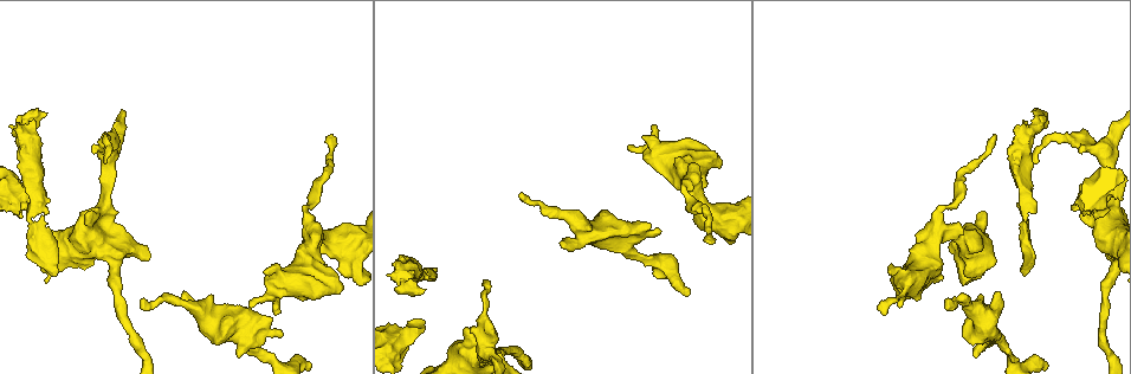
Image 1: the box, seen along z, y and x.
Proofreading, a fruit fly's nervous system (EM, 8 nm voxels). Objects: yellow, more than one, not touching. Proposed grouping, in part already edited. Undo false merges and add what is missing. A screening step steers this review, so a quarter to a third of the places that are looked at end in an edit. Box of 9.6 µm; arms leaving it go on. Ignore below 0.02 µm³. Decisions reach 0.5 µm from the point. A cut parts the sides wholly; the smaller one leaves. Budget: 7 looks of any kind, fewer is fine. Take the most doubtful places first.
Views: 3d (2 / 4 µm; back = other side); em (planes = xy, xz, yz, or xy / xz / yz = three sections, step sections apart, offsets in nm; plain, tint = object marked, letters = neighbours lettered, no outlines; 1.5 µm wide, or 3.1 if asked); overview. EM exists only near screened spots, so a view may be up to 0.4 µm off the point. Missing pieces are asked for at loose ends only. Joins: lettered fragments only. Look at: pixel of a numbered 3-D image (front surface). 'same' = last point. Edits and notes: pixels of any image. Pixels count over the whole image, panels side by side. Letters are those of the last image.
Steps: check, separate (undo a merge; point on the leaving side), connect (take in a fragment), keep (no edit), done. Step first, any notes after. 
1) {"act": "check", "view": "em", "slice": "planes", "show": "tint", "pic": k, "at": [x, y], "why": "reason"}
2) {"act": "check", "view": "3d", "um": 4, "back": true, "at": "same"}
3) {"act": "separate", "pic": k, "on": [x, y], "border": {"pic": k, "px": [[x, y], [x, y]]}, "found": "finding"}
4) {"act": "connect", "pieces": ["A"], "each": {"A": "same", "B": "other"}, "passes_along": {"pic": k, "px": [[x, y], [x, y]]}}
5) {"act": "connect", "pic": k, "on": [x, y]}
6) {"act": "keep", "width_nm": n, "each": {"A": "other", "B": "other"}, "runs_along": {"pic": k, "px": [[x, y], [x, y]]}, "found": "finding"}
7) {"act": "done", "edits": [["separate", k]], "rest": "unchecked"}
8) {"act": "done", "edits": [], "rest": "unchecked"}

{"act": "check", "view": "3d", "um": 4, "pic": 1, "at": [523, 196], "why": "free end"}

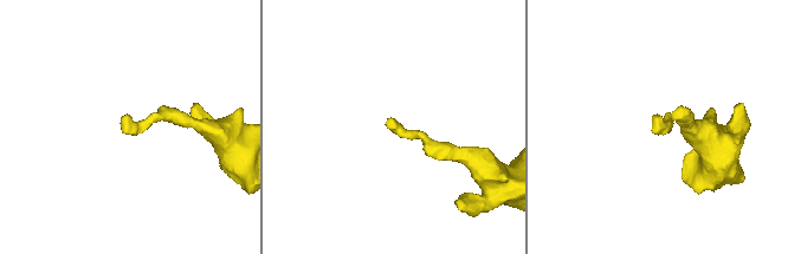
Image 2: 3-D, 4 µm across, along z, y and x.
{"act": "check", "view": "em", "slice": "yz", "step": 8, "show": "tint", "pic": 2, "at": [394, 123], "why": "now the EM"}

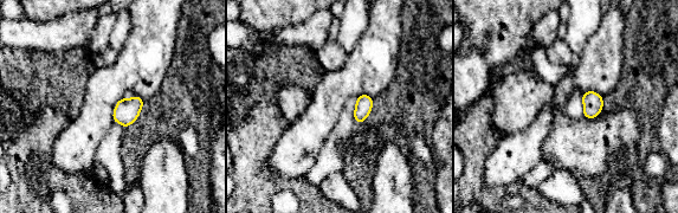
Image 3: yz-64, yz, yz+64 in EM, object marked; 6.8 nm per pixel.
{"act": "check", "view": "em", "slice": "planes", "show": "letters", "at": "same", "why": "another direction"}

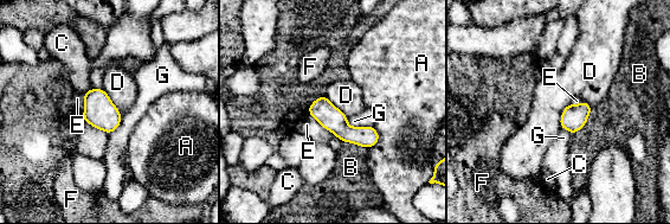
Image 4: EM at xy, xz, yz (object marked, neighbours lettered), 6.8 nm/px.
{"act": "keep", "each": {"A": "other", "B": "other", "C": "other", "D": "other", "E": "other", "F": "other", "G": "other"}, "runs_along": {"pic": 4, "px": [[311, 109], [375, 139]]}, "found": "none of them fits"}

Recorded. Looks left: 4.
{"act": "check", "view": "3d", "um": 2, "pic": 1, "at": [1036, 163]}

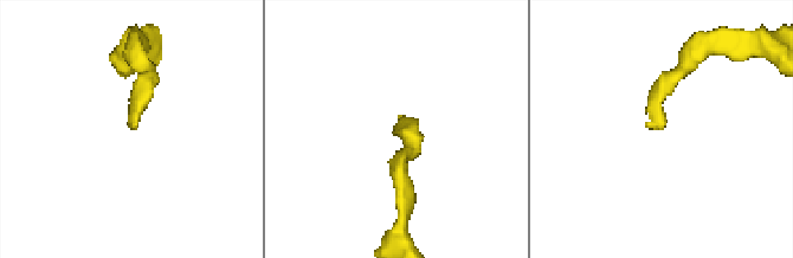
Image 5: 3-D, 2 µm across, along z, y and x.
{"act": "check", "view": "em", "slice": "planes", "show": "letters", "pic": 5, "at": [400, 132], "why": "shape alone is not enough"}

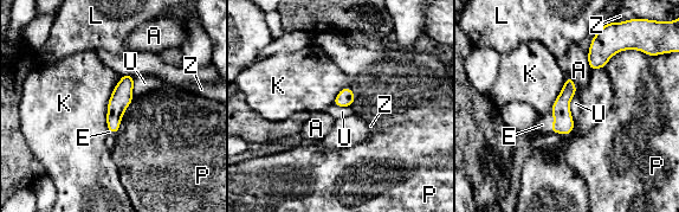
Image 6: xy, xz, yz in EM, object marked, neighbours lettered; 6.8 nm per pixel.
{"act": "connect", "pieces": ["E"], "width_nm": 120, "each": {"A": "other", "E": "same", "K": "other", "L": "other", "P": "other", "U": "other", "Z": "other"}, "passes_along": {"pic": 6, "px": [[561, 111], [555, 123], [542, 124]]}, "found": "the neuron continues"}

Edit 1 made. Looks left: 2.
{"act": "done", "edits": [["connect", 6]], "rest": "unchecked"}

